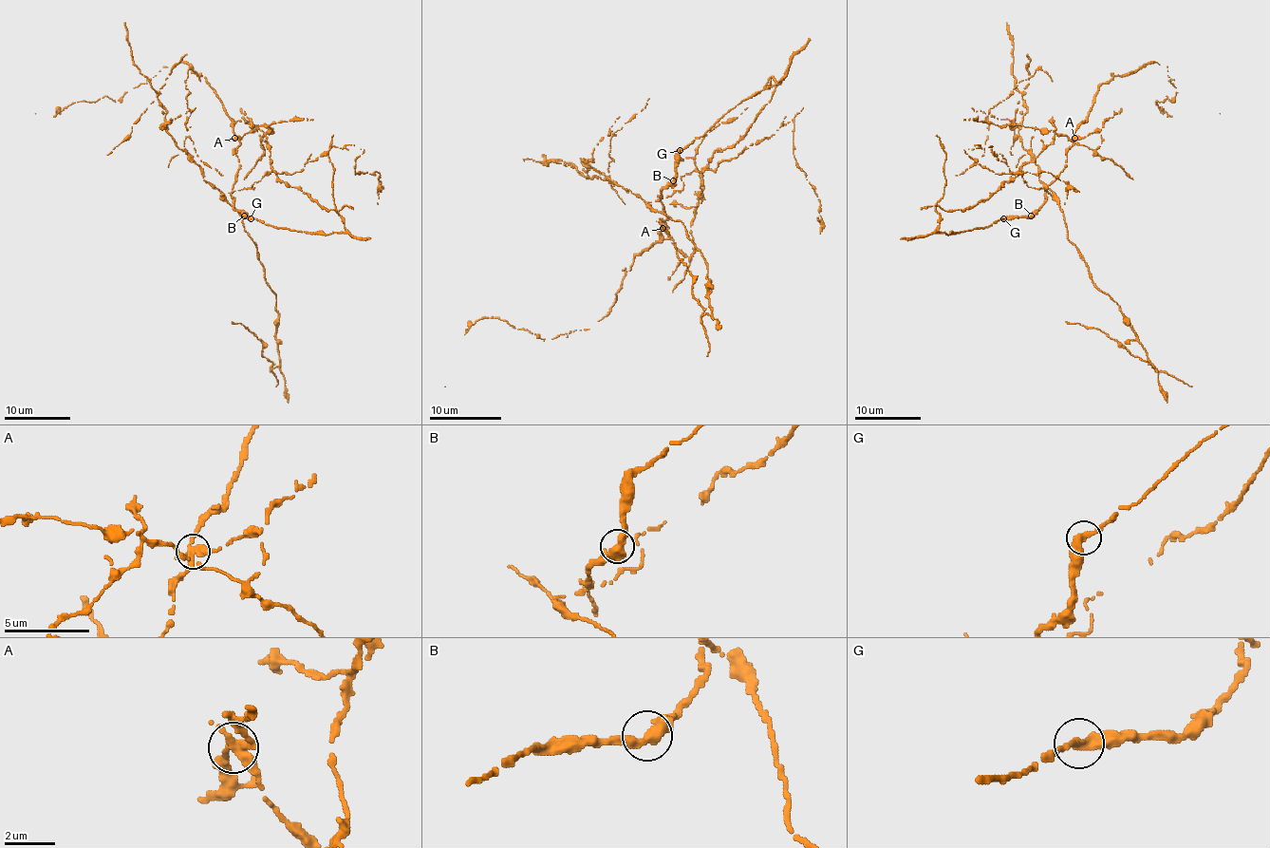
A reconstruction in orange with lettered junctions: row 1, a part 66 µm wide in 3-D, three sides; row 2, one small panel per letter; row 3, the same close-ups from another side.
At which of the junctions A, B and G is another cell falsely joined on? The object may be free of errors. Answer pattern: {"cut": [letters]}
{"cut": ["A"]}

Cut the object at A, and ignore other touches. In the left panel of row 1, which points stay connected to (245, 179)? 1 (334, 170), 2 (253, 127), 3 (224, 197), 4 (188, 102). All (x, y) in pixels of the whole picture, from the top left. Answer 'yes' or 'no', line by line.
1: no
2: yes
3: yes
4: yes

